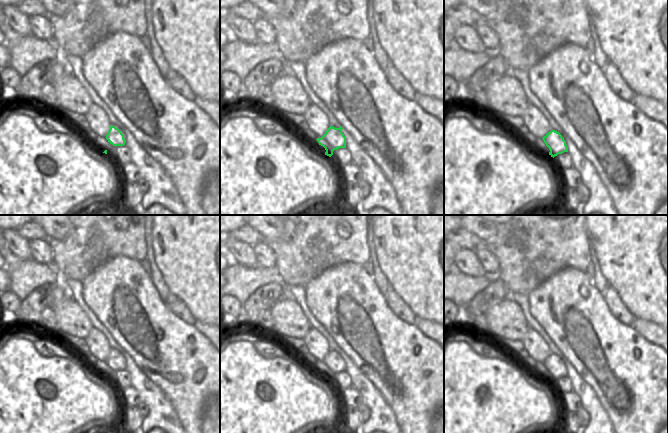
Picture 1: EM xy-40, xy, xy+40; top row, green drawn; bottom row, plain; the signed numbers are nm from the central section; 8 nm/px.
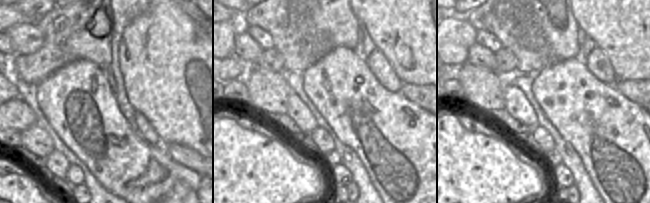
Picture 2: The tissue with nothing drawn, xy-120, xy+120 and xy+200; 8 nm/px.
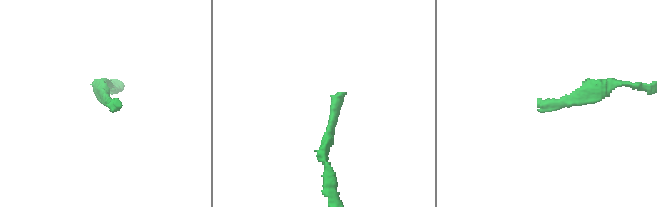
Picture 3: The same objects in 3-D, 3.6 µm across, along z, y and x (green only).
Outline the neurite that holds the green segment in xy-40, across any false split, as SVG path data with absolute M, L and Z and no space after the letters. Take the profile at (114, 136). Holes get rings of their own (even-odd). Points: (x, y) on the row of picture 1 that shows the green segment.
M112 125L110 126L110 129L106 135L106 139L113 146L122 147L125 145L125 142L126 142L122 132L118 128L116 128L115 126L112 126Z

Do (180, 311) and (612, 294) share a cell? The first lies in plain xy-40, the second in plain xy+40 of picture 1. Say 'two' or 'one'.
one

